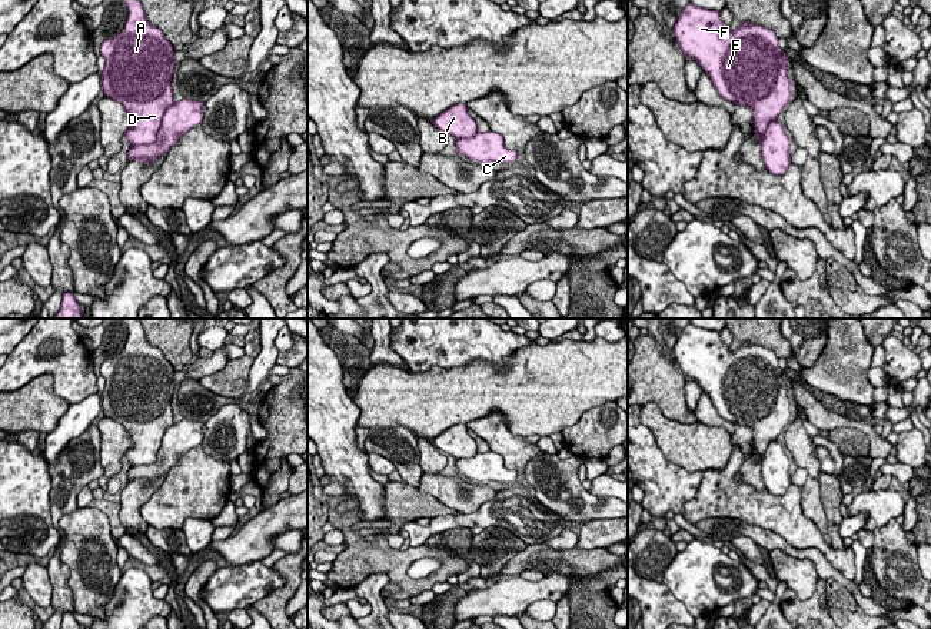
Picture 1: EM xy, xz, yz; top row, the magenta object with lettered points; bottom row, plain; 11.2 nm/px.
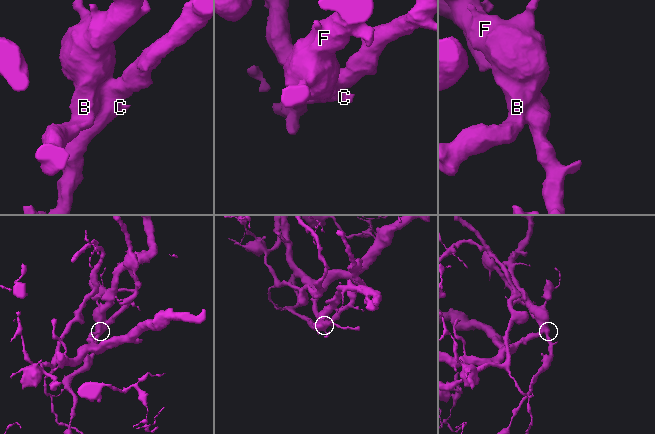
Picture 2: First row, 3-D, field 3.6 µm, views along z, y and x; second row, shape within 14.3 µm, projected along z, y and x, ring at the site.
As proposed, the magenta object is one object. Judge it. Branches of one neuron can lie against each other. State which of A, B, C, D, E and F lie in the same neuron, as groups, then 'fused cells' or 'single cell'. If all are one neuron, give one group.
A B C D E F; single cell

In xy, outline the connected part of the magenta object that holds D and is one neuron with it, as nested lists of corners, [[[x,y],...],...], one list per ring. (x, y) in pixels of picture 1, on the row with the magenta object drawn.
[[[123,0],[129,9],[124,29],[100,46],[100,56],[106,60],[100,74],[102,90],[123,104],[132,124],[124,132],[130,143],[127,162],[142,160],[146,166],[167,154],[179,139],[203,120],[203,101],[187,99],[173,101],[172,76],[174,71],[174,50],[163,31],[152,26],[139,0]]]

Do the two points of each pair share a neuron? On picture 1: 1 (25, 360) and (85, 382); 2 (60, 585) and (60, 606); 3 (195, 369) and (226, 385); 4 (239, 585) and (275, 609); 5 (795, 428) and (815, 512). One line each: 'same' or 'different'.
1: same
2: same
3: different
4: different
5: same

